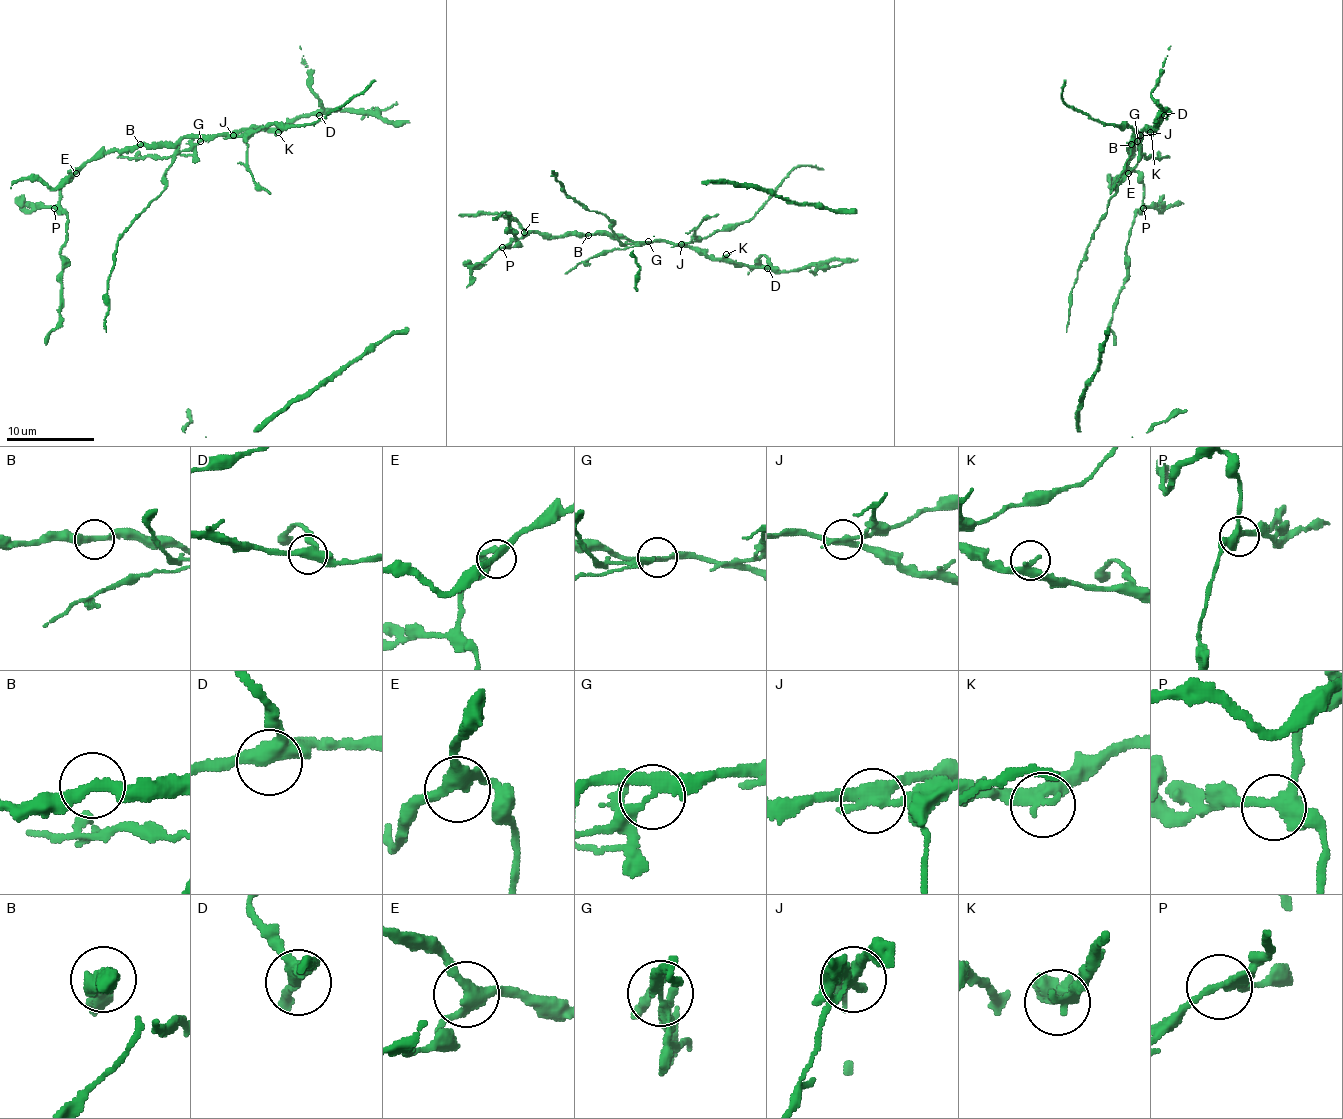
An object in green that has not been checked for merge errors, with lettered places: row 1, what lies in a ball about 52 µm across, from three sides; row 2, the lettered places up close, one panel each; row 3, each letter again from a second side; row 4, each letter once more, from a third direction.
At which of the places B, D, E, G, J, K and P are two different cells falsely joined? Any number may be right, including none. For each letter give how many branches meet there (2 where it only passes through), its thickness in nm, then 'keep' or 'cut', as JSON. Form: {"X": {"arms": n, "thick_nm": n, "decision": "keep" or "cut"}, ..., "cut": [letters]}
{"B": {"arms": 2, "thick_nm": 320, "decision": "keep"}, "D": {"arms": 3, "thick_nm": 380, "decision": "keep"}, "E": {"arms": 3, "thick_nm": 280, "decision": "keep"}, "G": {"arms": 2, "thick_nm": 280, "decision": "cut"}, "J": {"arms": 3, "thick_nm": 300, "decision": "cut"}, "K": {"arms": 2, "thick_nm": 280, "decision": "keep"}, "P": {"arms": 3, "thick_nm": 280, "decision": "keep"}, "cut": ["G", "J"]}

